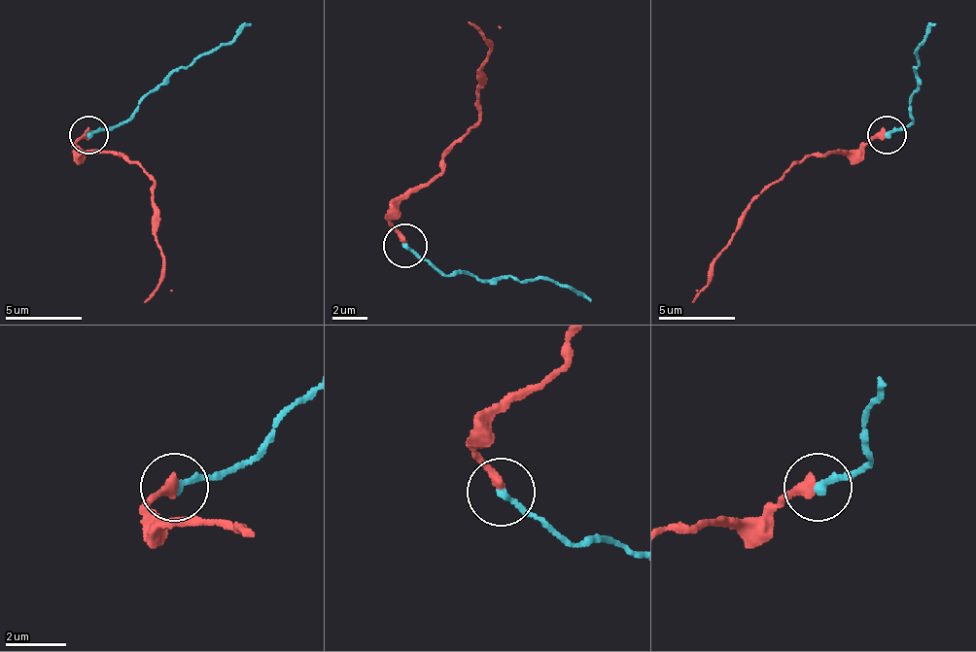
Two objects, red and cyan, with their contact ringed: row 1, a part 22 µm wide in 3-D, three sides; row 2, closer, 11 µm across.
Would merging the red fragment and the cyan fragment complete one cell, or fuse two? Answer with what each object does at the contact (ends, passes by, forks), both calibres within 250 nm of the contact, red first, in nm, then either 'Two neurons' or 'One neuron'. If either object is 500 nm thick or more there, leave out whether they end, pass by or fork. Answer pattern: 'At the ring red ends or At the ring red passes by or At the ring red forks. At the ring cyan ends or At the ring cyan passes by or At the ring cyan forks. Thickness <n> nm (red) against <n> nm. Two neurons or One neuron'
At the ring red ends. At the ring cyan ends. Thickness 360 nm (red) against 240 nm. One neuron

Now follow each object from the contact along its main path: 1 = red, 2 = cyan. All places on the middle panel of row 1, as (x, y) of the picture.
1: (405, 244), (393, 213), (440, 169), (445, 152), (480, 113), (480, 86), (489, 43), (467, 20)
2: (405, 244), (445, 274), (554, 279), (589, 300)

